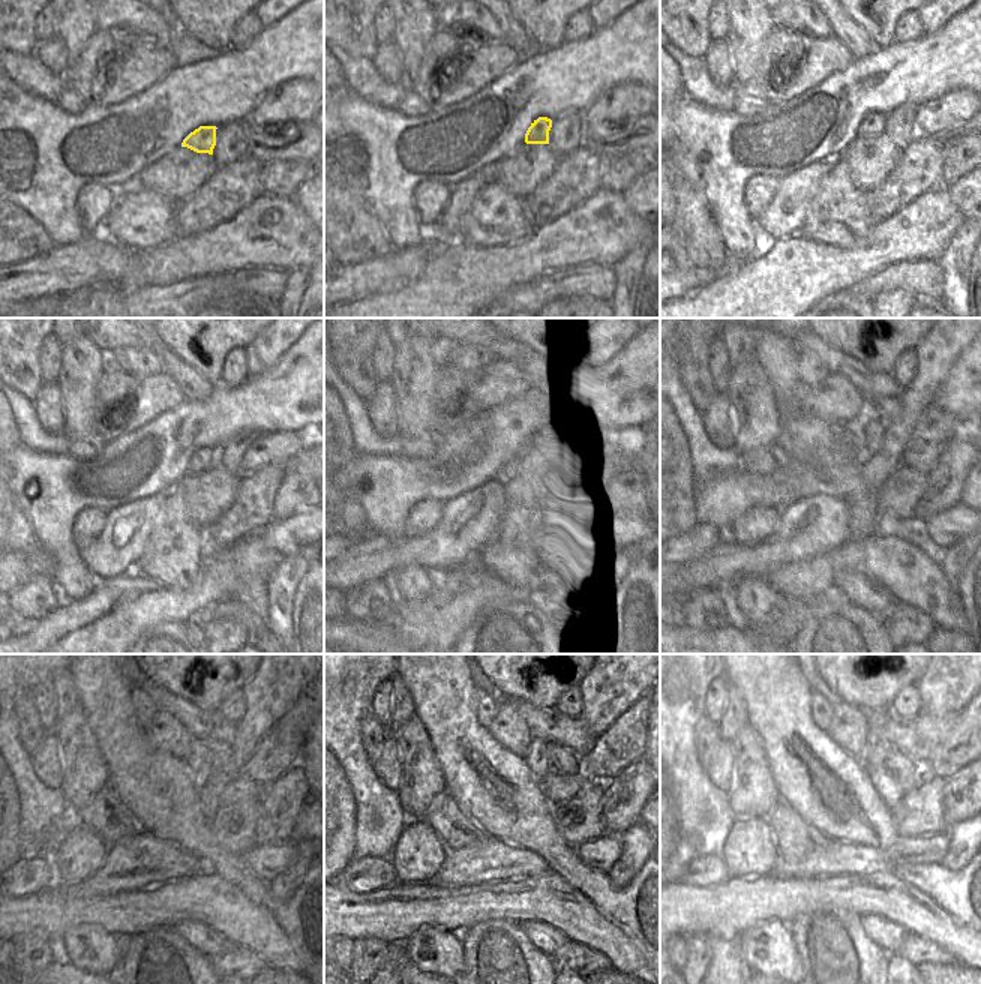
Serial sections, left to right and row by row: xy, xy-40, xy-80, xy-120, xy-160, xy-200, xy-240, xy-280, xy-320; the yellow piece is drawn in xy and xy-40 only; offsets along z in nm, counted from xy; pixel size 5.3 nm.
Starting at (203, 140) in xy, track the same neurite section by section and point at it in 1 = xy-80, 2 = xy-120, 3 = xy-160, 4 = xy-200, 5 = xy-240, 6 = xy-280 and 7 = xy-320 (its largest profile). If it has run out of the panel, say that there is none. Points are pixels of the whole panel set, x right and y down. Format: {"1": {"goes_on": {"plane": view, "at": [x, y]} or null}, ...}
{"1": {"goes_on": {"plane": "xy-80", "at": [873, 125]}}, "2": {"goes_on": {"plane": "xy-120", "at": [204, 458]}}, "3": {"goes_on": {"plane": "xy-160", "at": [537, 455]}}, "4": {"goes_on": {"plane": "xy-200", "at": [872, 434]}}, "5": {"goes_on": {"plane": "xy-240", "at": [198, 759]}}, "6": {"goes_on": {"plane": "xy-280", "at": [537, 755]}}, "7": {"goes_on": {"plane": "xy-320", "at": [878, 746]}}}

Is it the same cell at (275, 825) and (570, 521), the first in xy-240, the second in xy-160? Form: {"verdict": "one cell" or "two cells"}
{"verdict": "one cell"}

